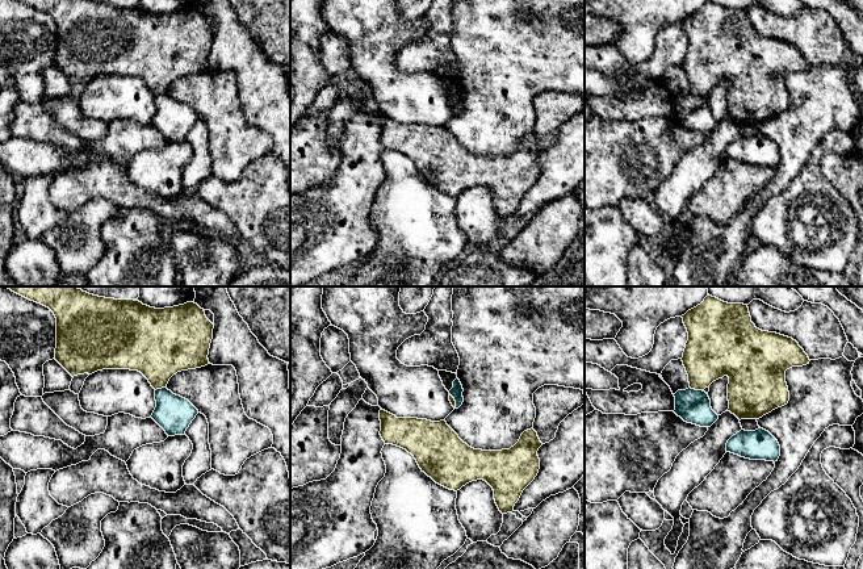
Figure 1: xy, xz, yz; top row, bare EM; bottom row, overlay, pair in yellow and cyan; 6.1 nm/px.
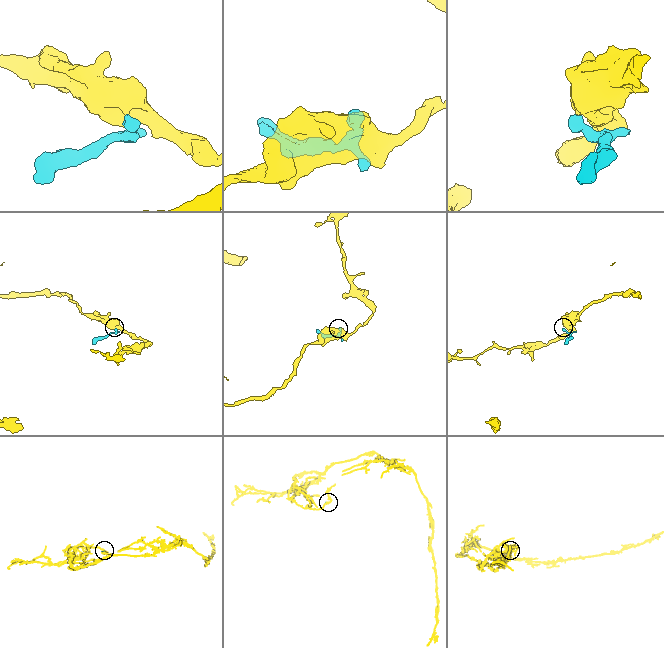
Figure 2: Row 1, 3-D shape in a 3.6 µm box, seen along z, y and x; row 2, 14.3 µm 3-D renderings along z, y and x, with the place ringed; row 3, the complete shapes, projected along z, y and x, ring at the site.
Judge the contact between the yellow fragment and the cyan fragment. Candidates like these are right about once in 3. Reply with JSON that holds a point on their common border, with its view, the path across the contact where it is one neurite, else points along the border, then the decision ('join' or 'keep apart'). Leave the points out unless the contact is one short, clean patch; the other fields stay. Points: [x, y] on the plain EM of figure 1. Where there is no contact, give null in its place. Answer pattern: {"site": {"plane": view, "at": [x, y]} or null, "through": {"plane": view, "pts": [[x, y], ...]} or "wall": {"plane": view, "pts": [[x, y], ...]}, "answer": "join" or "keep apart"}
{"site": {"plane": "yz", "at": [696, 95]}, "wall": {"plane": "yz", "pts": [[690, 92], [702, 96]]}, "answer": "keep apart"}

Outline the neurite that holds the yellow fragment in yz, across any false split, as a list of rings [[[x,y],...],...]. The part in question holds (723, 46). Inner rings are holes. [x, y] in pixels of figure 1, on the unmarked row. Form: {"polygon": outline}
{"polygon": [[[709,0],[682,24],[688,38],[682,67],[691,95],[704,96],[713,87],[728,81],[728,117],[740,126],[759,125],[788,109],[786,76],[810,67],[796,46],[757,34],[747,11],[728,9]]]}

